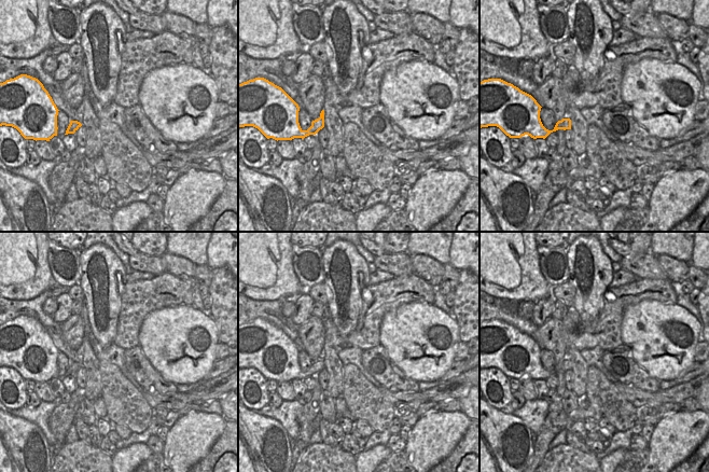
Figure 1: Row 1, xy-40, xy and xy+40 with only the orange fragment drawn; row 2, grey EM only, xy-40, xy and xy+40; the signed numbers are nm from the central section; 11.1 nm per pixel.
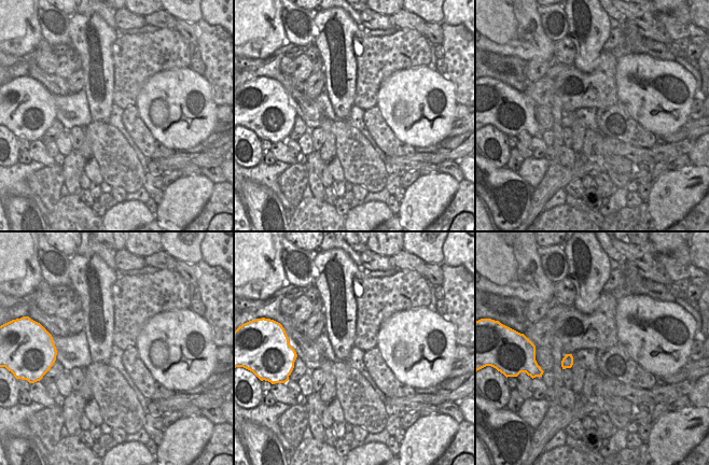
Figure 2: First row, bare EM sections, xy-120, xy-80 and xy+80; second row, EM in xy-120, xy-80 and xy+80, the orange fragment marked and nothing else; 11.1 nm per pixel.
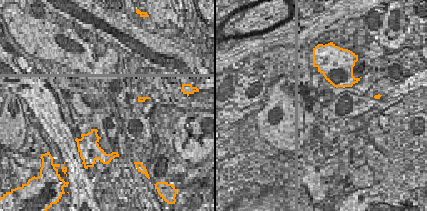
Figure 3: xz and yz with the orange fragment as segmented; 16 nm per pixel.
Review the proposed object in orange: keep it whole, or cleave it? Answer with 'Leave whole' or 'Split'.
Leave whole.

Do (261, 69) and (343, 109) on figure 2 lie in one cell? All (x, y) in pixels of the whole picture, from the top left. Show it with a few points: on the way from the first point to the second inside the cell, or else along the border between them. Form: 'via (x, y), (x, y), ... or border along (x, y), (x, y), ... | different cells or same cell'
border along (325, 89), (333, 112), (338, 118) | different cells

